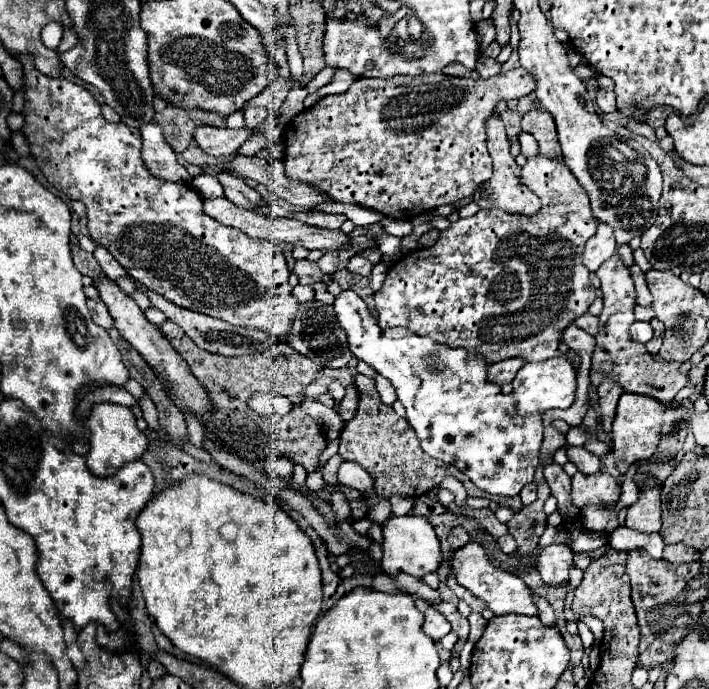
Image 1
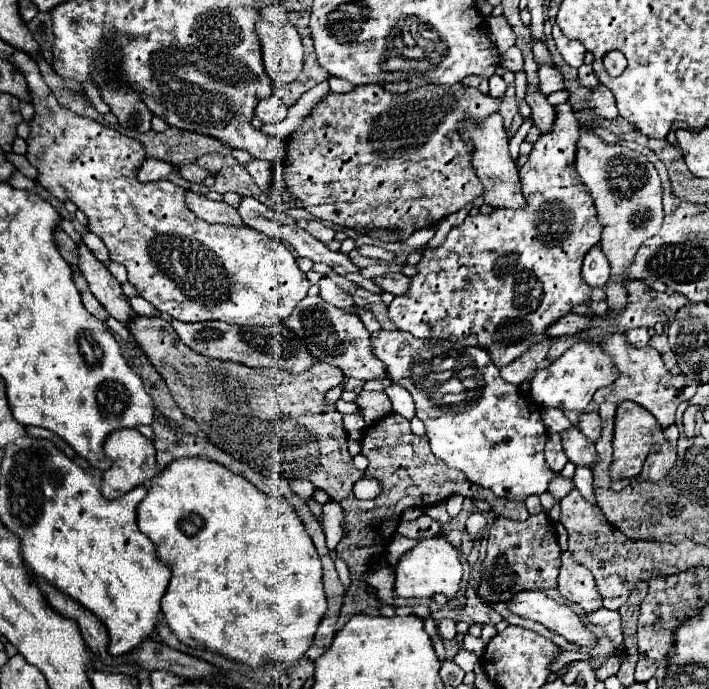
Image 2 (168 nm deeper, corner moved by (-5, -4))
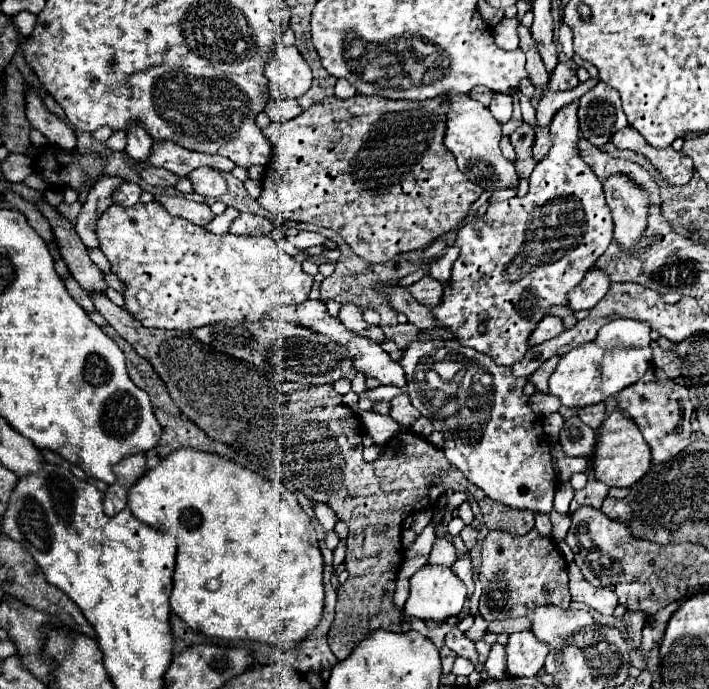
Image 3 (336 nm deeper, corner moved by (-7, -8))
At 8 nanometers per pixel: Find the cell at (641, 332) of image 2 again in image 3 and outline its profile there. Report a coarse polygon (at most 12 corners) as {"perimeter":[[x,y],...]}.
{"perimeter":[[614,320],[560,358],[548,394],[592,406],[638,382],[650,326]]}

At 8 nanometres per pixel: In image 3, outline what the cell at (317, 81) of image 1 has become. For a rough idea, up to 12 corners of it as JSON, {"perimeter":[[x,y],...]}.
{"perimeter":[[200,166],[188,176],[194,192],[218,198],[226,182],[218,170]]}

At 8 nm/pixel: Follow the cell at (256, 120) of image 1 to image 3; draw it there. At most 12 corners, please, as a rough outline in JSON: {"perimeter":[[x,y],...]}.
{"perimeter":[[270,100],[266,114],[272,122],[286,122],[302,108],[296,100]]}

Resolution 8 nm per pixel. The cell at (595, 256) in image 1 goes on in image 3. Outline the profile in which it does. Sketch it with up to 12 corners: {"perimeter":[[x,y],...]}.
{"perimeter":[[590,268],[570,292],[572,310],[594,308],[610,290],[606,270]]}

